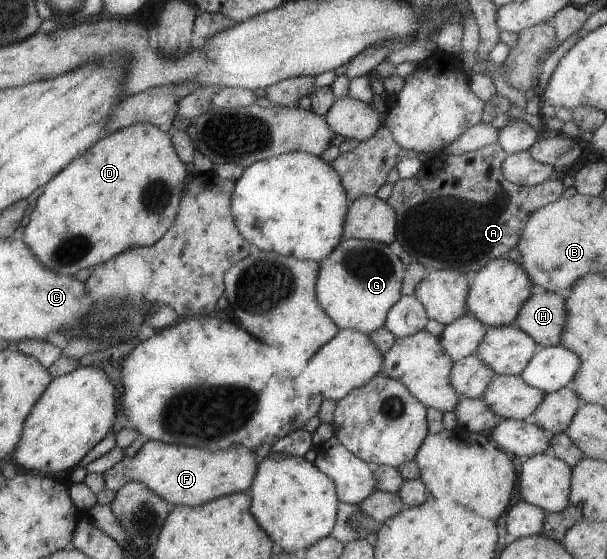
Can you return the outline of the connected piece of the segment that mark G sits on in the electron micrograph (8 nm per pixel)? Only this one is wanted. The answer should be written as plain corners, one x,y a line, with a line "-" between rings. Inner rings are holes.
354,238
342,243
319,263
316,283
318,303
338,325
370,334
385,327
387,314
400,301
406,266
389,245

